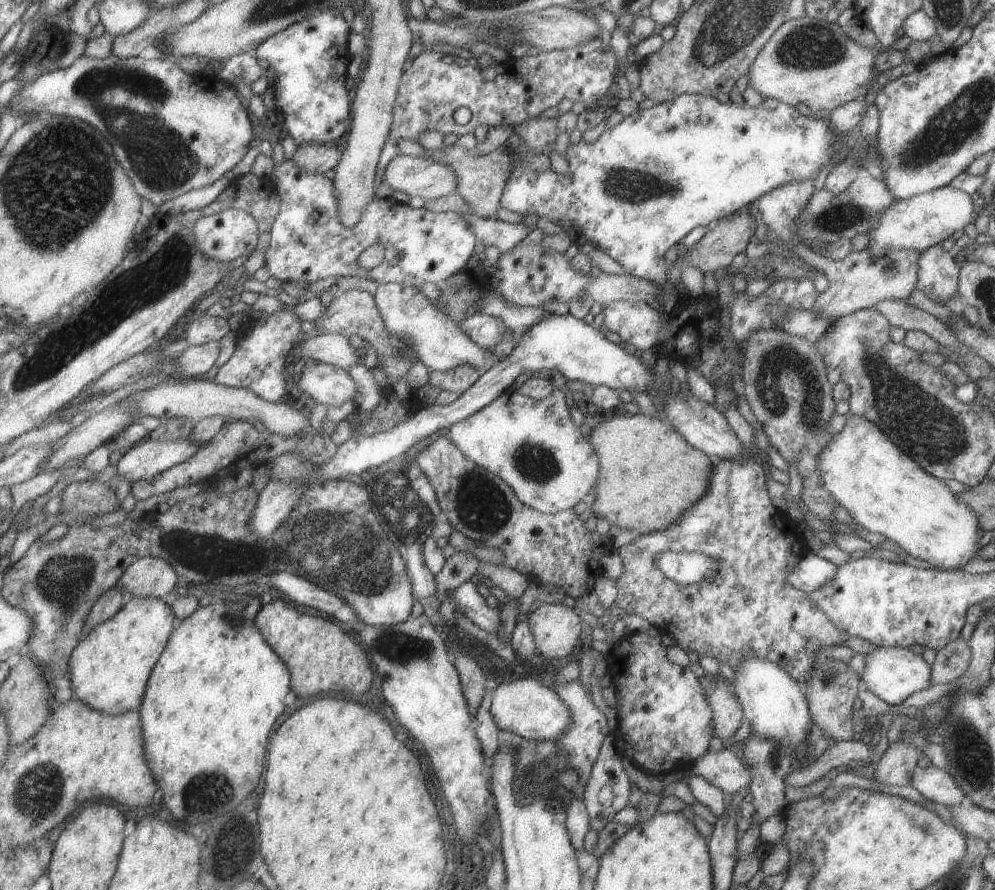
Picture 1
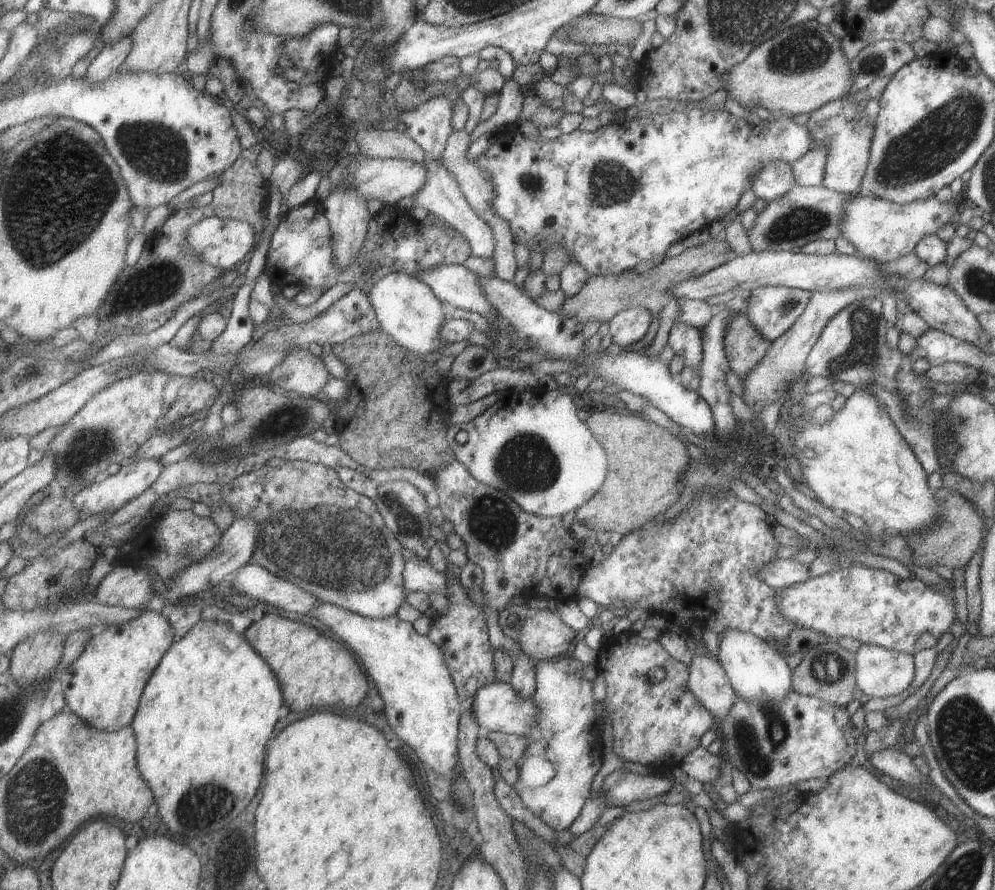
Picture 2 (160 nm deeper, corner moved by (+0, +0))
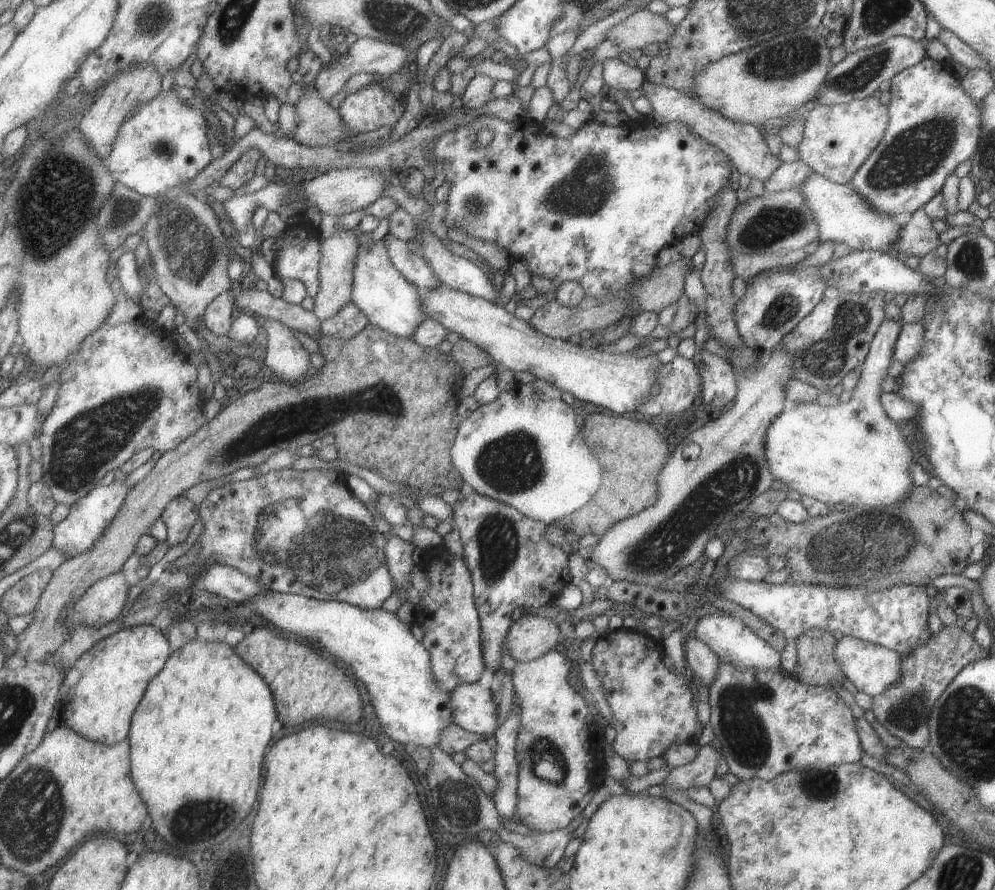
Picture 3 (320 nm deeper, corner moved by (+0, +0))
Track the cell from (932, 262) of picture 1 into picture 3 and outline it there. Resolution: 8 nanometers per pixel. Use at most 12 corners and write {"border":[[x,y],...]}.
{"border":[[919,208],[885,253],[902,263],[940,244]]}

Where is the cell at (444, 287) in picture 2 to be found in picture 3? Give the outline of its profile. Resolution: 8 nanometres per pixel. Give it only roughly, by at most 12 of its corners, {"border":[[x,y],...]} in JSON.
{"border":[[383,238],[391,264],[412,285],[435,288],[434,273],[407,241]]}

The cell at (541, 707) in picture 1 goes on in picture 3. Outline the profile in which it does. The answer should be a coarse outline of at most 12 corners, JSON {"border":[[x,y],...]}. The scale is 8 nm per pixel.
{"border":[[482,682],[449,692],[451,723],[476,735],[498,727]]}

